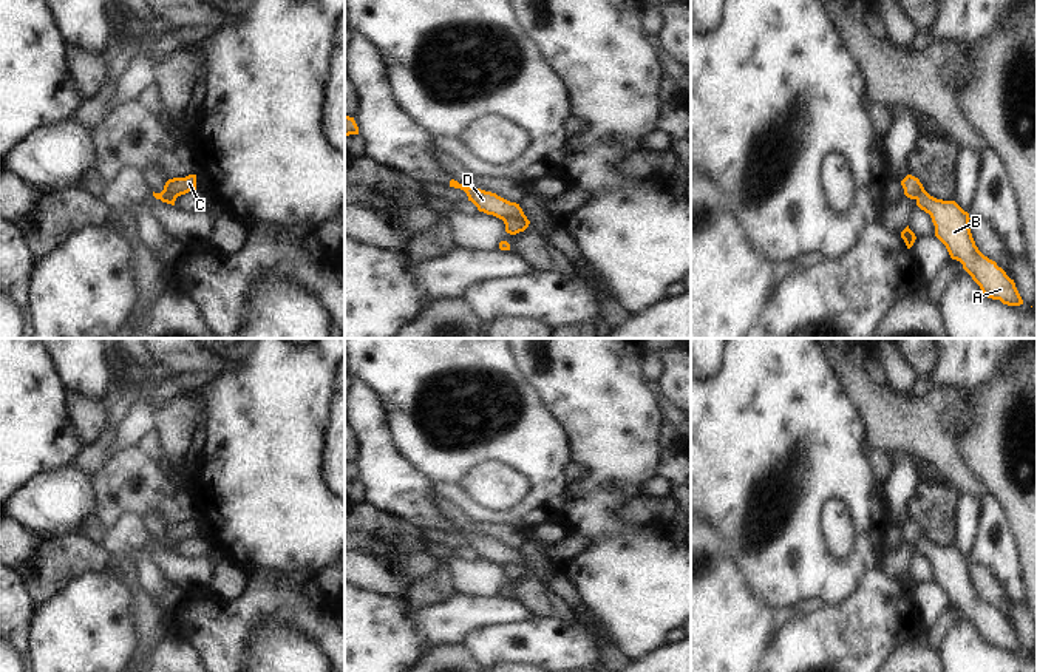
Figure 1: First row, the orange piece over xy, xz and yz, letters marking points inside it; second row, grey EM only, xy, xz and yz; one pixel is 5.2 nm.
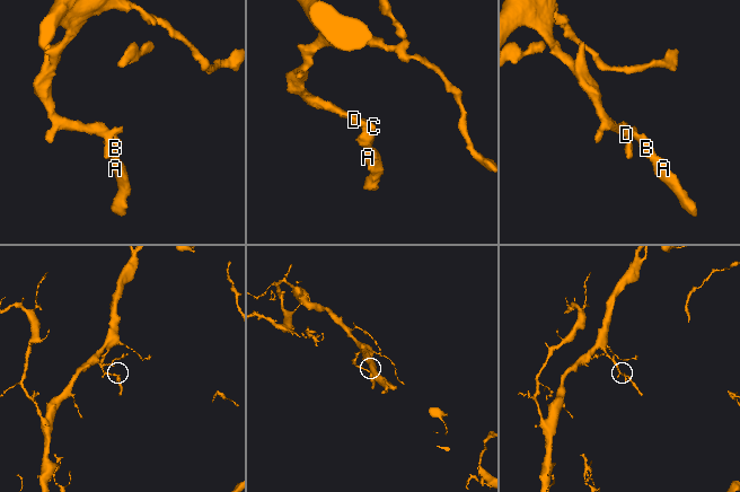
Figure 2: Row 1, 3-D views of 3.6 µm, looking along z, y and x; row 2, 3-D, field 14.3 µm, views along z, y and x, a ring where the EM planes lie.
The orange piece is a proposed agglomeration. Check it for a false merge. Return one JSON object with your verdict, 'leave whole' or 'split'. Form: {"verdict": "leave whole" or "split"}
{"verdict": "split"}

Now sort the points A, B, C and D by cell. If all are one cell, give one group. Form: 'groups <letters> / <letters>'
groups A B / C D

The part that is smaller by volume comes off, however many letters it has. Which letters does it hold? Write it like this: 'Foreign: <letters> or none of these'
Foreign: A, B

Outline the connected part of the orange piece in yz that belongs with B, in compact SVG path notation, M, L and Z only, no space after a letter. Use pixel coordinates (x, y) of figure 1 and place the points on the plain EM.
M926 536L918 539L916 552L930 561L935 582L946 592L950 604L963 610L988 644L1000 646L1008 652L1023 650L1014 626L975 592L967 558L955 547L937 545Z

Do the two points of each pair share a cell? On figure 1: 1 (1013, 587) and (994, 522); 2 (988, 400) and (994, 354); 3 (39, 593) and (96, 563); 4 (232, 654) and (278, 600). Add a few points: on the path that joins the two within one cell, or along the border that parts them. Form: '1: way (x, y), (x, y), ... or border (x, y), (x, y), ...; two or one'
1: way (1009, 572), (1000, 556), (1000, 538); one
2: border (1014, 354), (991, 380), (969, 391); two
3: way (53, 580), (70, 563), (82, 563); one
4: way (232, 637), (232, 632), (261, 603); one

